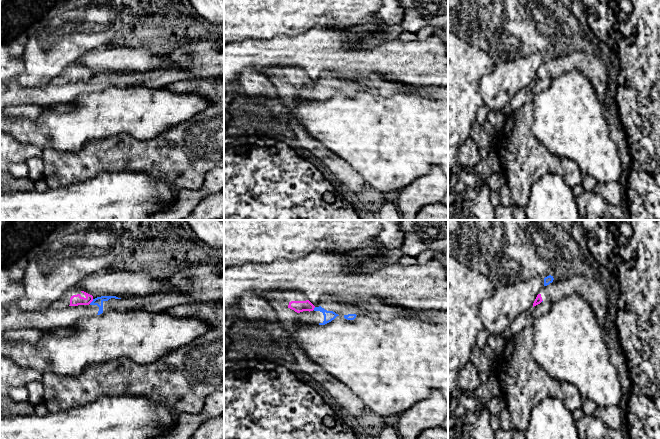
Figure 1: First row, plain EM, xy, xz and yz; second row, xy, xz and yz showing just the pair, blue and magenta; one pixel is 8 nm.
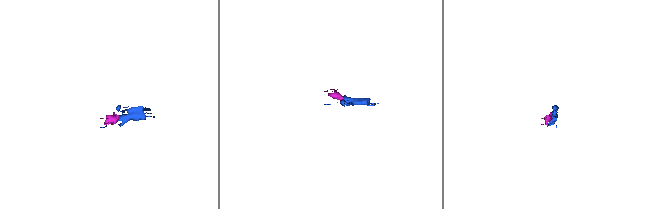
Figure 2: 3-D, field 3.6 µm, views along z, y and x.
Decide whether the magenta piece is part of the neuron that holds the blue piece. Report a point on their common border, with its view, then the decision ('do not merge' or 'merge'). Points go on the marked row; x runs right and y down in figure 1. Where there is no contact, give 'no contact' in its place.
meets blue in xy at (92, 301); do not merge

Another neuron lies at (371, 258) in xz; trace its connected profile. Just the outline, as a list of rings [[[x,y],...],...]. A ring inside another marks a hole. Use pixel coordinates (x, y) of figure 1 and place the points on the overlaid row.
[[[367,247],[355,249],[341,255],[341,260],[349,266],[359,268],[360,271],[373,271],[386,264],[398,263],[400,253],[398,248]]]

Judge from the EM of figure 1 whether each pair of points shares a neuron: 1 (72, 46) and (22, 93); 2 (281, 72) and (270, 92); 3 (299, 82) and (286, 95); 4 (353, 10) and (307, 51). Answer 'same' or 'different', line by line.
1: different
2: different
3: same
4: different

